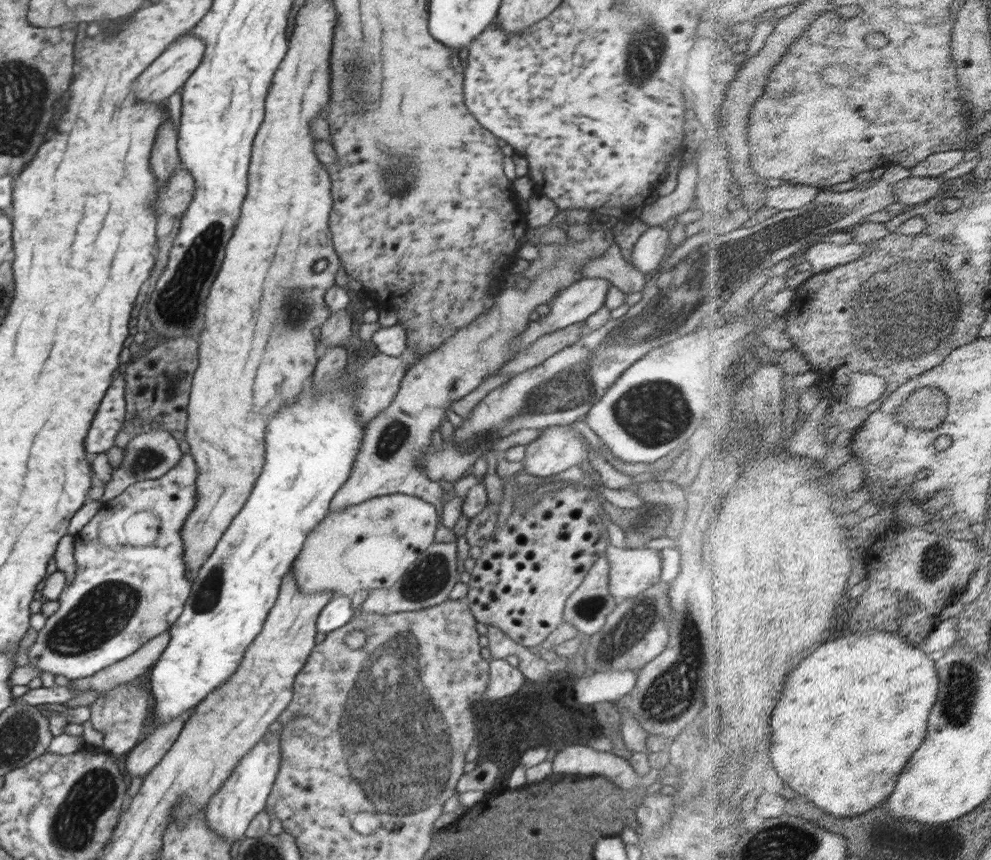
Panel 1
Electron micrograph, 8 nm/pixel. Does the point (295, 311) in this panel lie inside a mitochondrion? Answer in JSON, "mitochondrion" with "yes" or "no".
{"mitochondrion":"yes"}

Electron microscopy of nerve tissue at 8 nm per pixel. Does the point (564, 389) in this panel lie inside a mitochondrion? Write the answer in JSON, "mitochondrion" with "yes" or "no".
{"mitochondrion":"yes"}

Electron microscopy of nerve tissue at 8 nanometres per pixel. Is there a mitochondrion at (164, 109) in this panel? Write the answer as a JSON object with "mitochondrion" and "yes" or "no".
{"mitochondrion":"no"}

